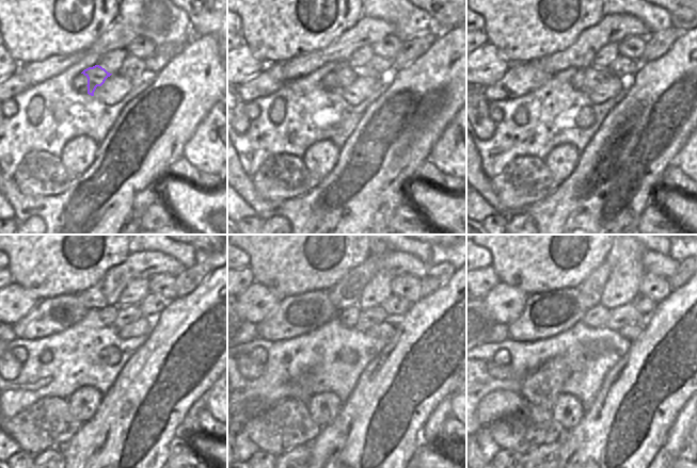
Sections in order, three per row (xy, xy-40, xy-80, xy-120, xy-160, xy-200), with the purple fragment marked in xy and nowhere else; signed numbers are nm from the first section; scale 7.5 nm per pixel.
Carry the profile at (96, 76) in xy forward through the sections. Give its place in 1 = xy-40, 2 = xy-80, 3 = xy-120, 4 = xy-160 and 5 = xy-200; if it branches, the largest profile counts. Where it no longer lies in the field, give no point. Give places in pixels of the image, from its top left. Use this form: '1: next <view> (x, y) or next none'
1: next xy-40 (343, 77)
2: next xy-80 (593, 77)
3: next xy-120 (126, 315)
4: next xy-160 (369, 317)
5: next xy-200 (620, 317)

